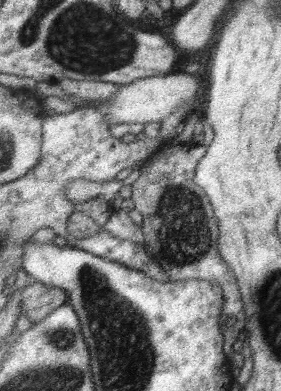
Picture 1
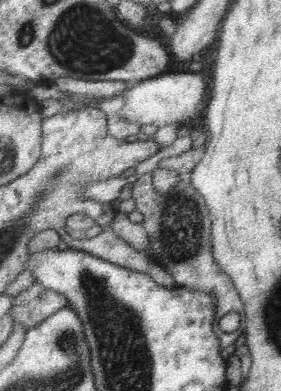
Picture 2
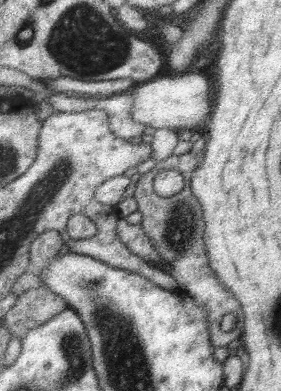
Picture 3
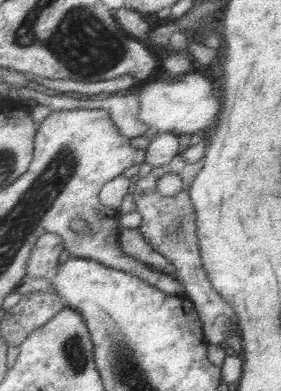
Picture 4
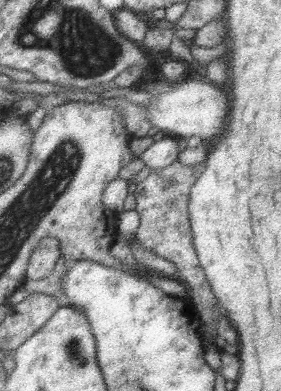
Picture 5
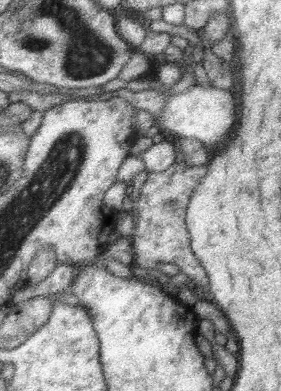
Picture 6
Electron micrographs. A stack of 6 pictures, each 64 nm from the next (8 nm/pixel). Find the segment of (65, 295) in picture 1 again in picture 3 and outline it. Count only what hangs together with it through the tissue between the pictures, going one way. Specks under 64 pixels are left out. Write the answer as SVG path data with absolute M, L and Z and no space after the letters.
M41 284L39 288L31 288L21 294L15 308L5 316L5 320L11 328L11 334L25 340L31 330L47 324L51 318L67 308L69 302L61 294Z

